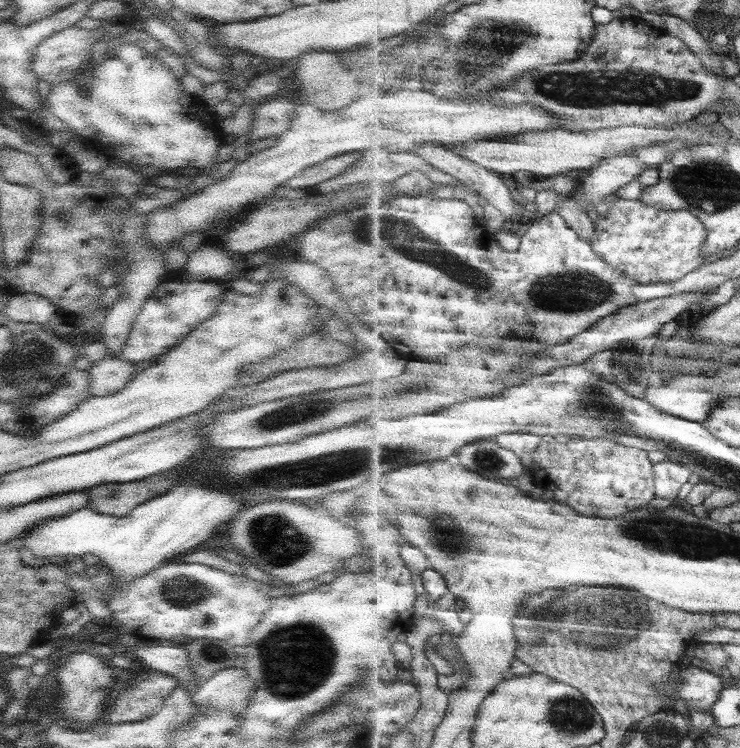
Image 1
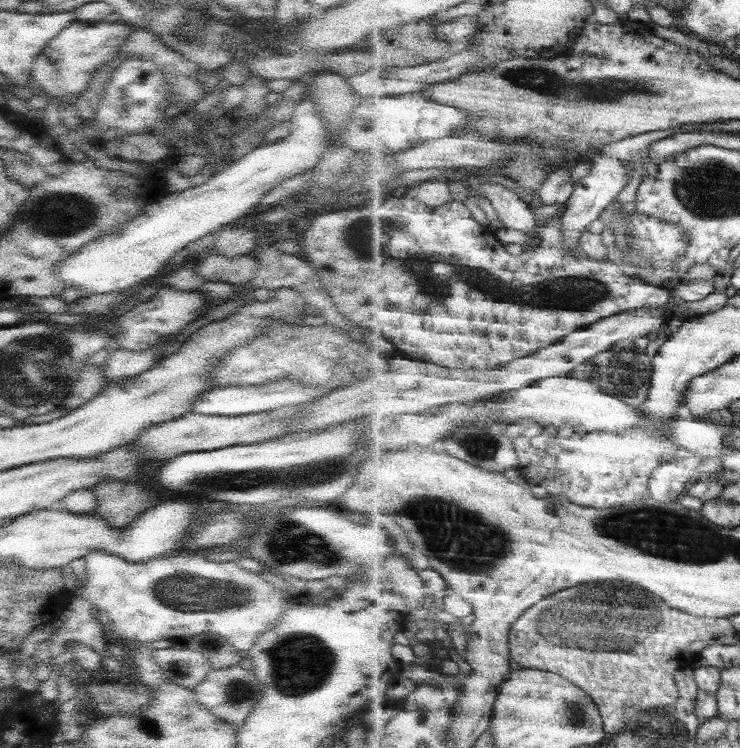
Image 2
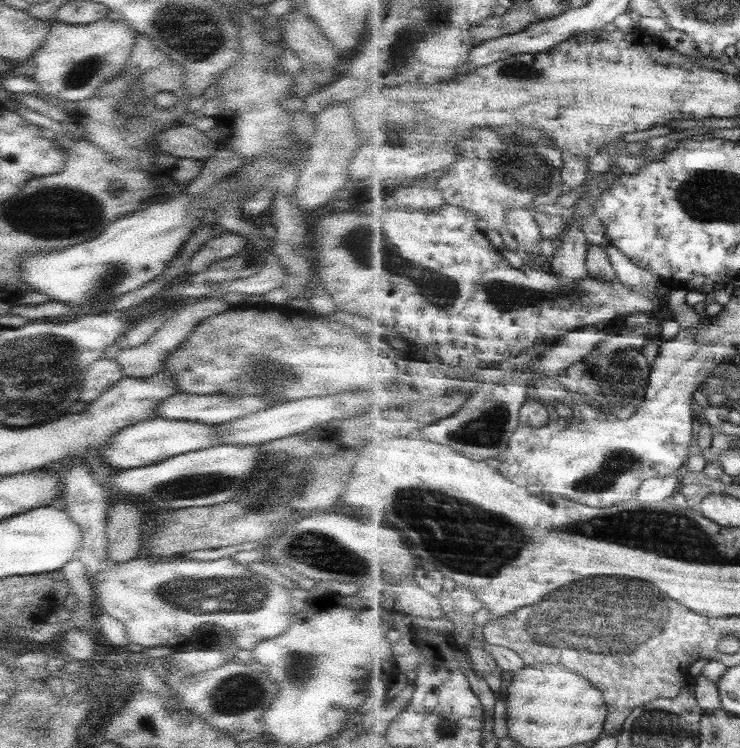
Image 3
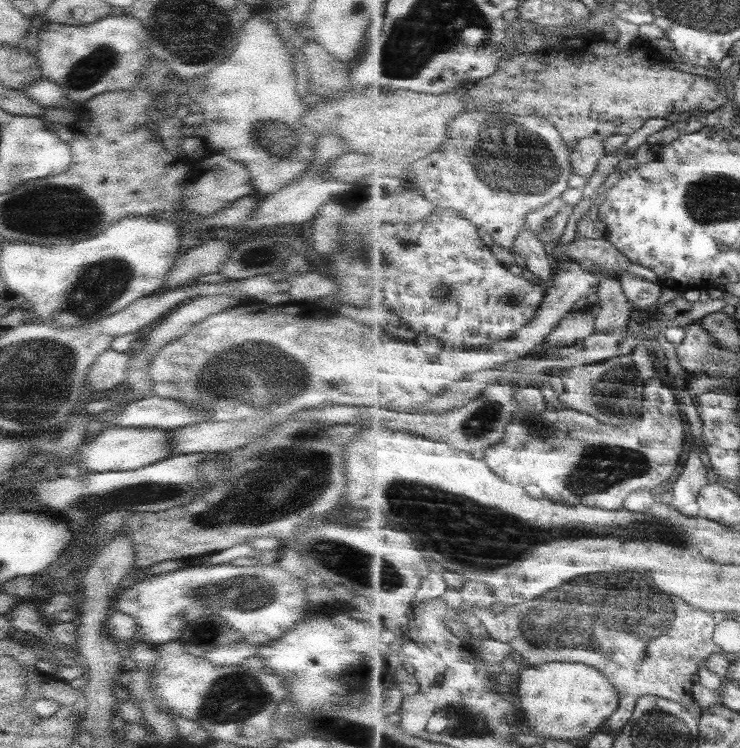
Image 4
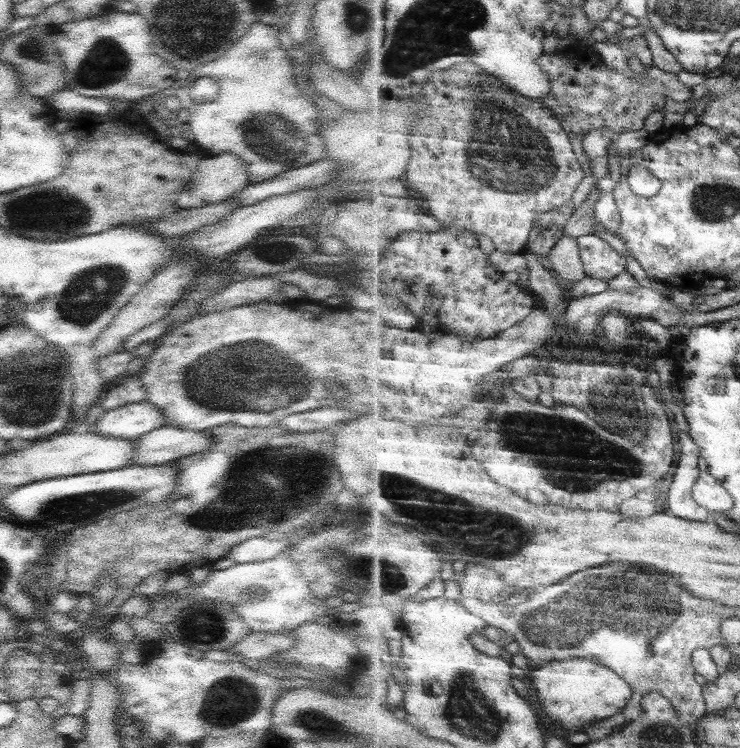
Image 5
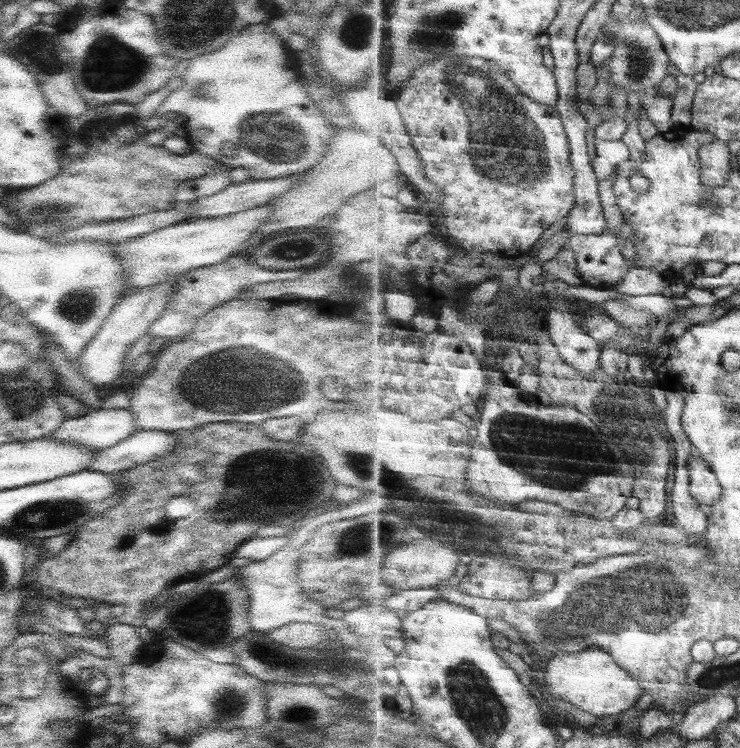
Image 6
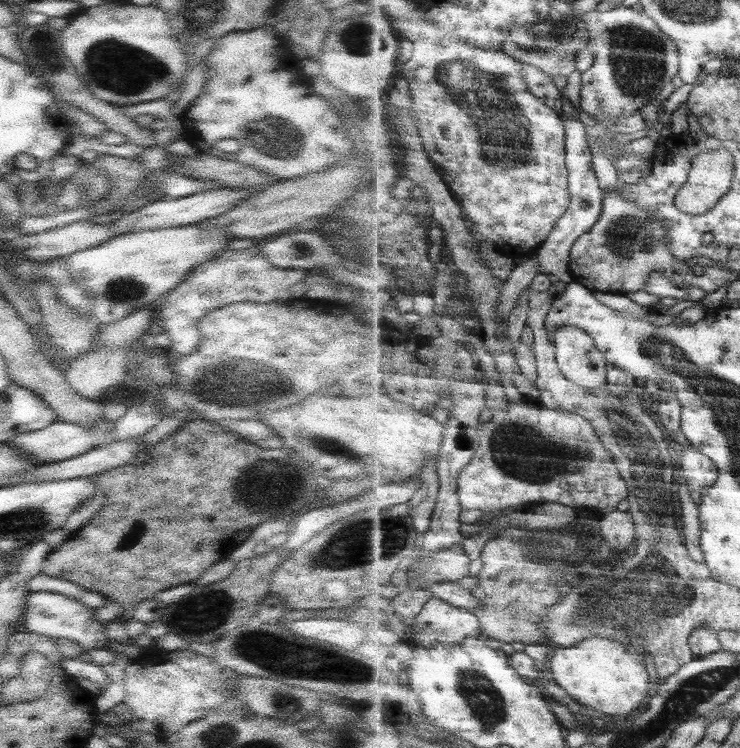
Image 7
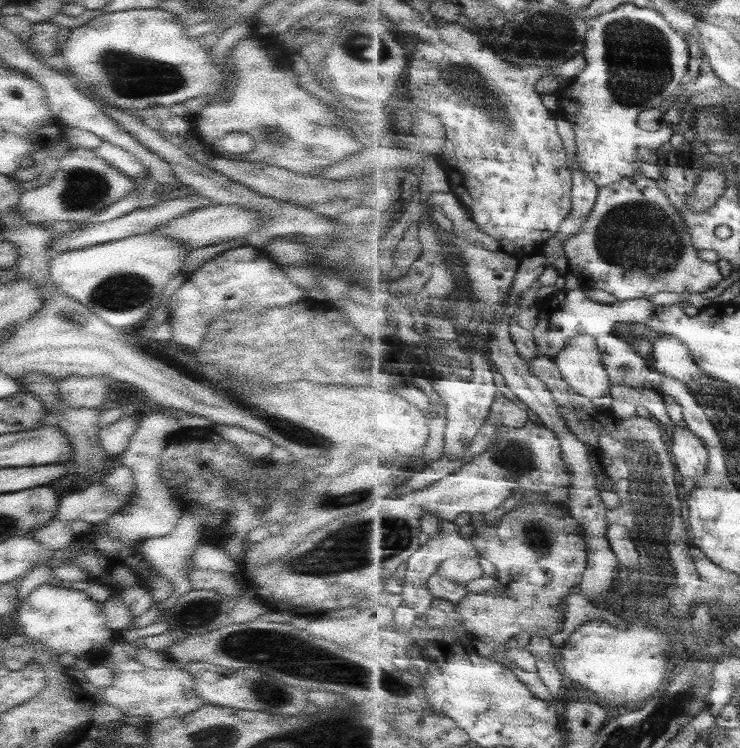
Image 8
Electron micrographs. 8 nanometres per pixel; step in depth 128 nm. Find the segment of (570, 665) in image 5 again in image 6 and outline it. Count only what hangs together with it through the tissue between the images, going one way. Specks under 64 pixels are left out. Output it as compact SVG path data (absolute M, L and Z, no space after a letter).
M600 648L557 653L548 661L541 680L547 688L545 697L553 696L595 717L615 718L631 710L645 694L640 682L623 670L608 652Z

